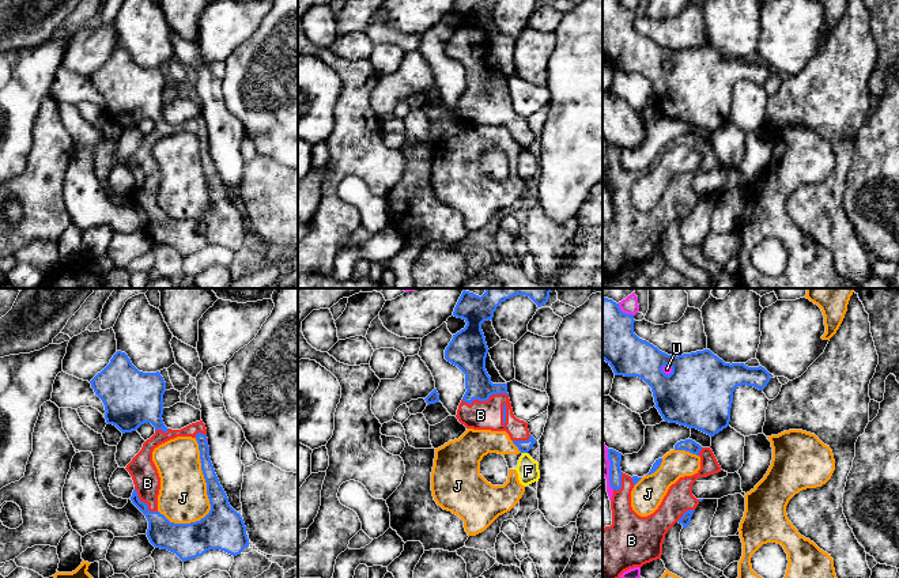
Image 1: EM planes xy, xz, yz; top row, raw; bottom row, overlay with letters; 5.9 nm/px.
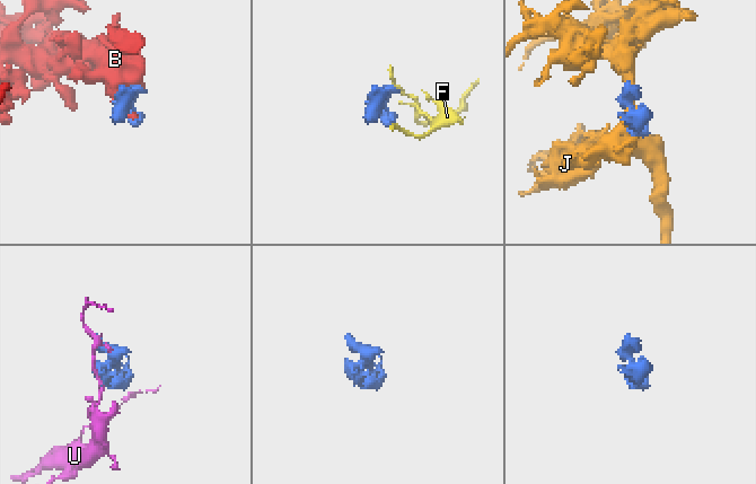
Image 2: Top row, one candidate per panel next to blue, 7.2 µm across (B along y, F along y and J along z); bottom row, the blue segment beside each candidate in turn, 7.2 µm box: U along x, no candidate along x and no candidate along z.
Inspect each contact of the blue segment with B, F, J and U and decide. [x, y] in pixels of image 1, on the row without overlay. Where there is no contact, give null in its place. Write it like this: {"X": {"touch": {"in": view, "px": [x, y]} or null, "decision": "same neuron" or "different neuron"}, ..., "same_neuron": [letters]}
{"B": {"touch": {"in": "xz", "px": [484, 95]}, "decision": "same neuron"}, "F": {"touch": {"in": "xz", "px": [525, 147]}, "decision": "different neuron"}, "J": {"touch": {"in": "xy", "px": [207, 188]}, "decision": "different neuron"}, "U": {"touch": {"in": "yz", "px": [624, 8]}, "decision": "different neuron"}, "same_neuron": ["B"]}

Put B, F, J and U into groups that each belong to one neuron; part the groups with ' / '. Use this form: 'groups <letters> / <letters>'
groups B / F / J / U

